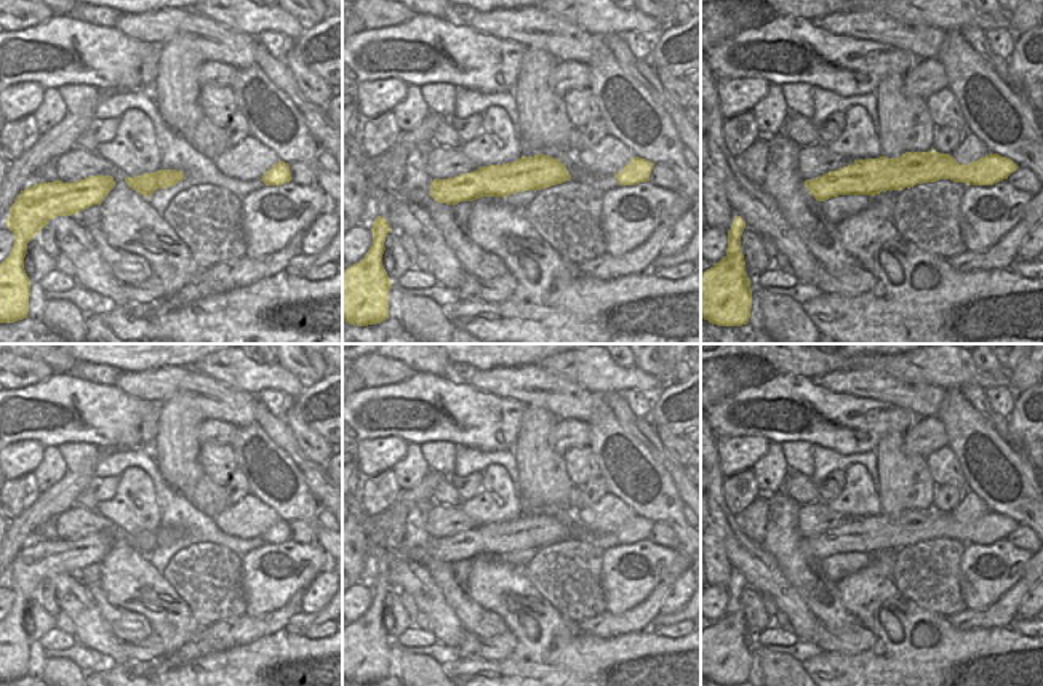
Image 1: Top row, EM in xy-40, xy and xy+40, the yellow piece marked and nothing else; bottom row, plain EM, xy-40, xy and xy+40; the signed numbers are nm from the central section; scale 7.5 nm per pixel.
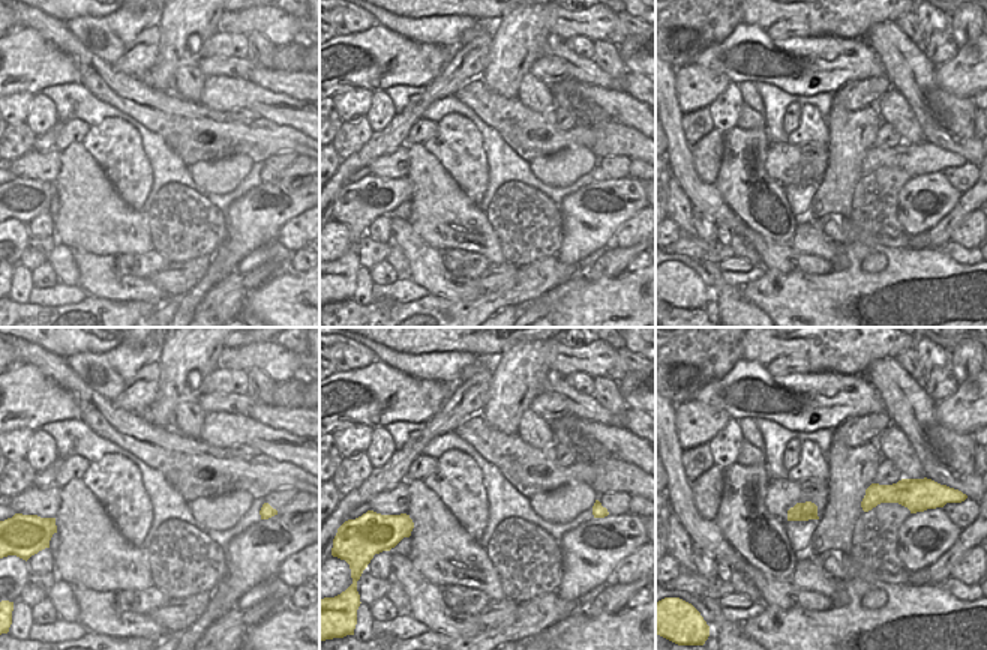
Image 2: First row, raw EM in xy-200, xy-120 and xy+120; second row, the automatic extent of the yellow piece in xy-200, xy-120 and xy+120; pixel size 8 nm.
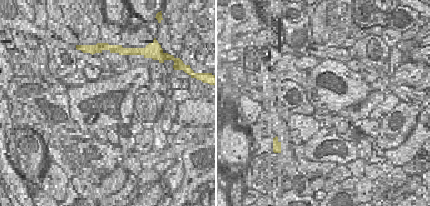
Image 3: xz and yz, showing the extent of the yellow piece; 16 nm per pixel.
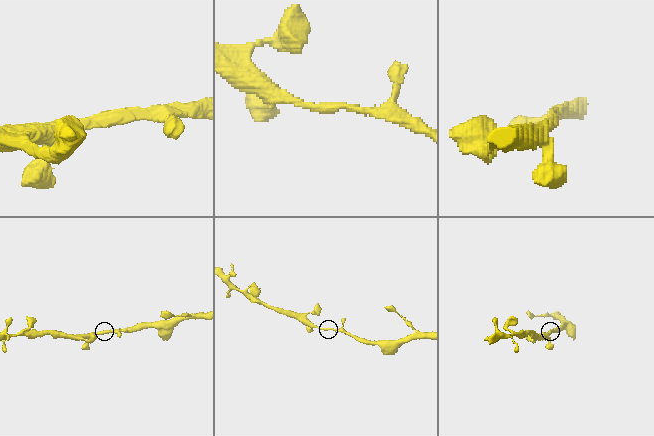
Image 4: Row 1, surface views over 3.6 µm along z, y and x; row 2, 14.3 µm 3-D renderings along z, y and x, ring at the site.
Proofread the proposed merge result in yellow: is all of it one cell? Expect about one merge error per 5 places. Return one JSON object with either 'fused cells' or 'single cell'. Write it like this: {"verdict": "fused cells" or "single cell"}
{"verdict": "single cell"}

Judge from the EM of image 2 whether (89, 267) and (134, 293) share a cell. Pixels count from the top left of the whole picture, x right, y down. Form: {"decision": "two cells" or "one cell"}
{"decision": "one cell"}

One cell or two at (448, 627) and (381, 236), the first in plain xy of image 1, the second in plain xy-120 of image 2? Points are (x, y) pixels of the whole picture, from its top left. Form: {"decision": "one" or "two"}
{"decision": "two"}

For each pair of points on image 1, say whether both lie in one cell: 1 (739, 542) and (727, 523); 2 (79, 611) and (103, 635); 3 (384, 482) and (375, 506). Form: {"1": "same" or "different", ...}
{"1": "same", "2": "same", "3": "same"}

